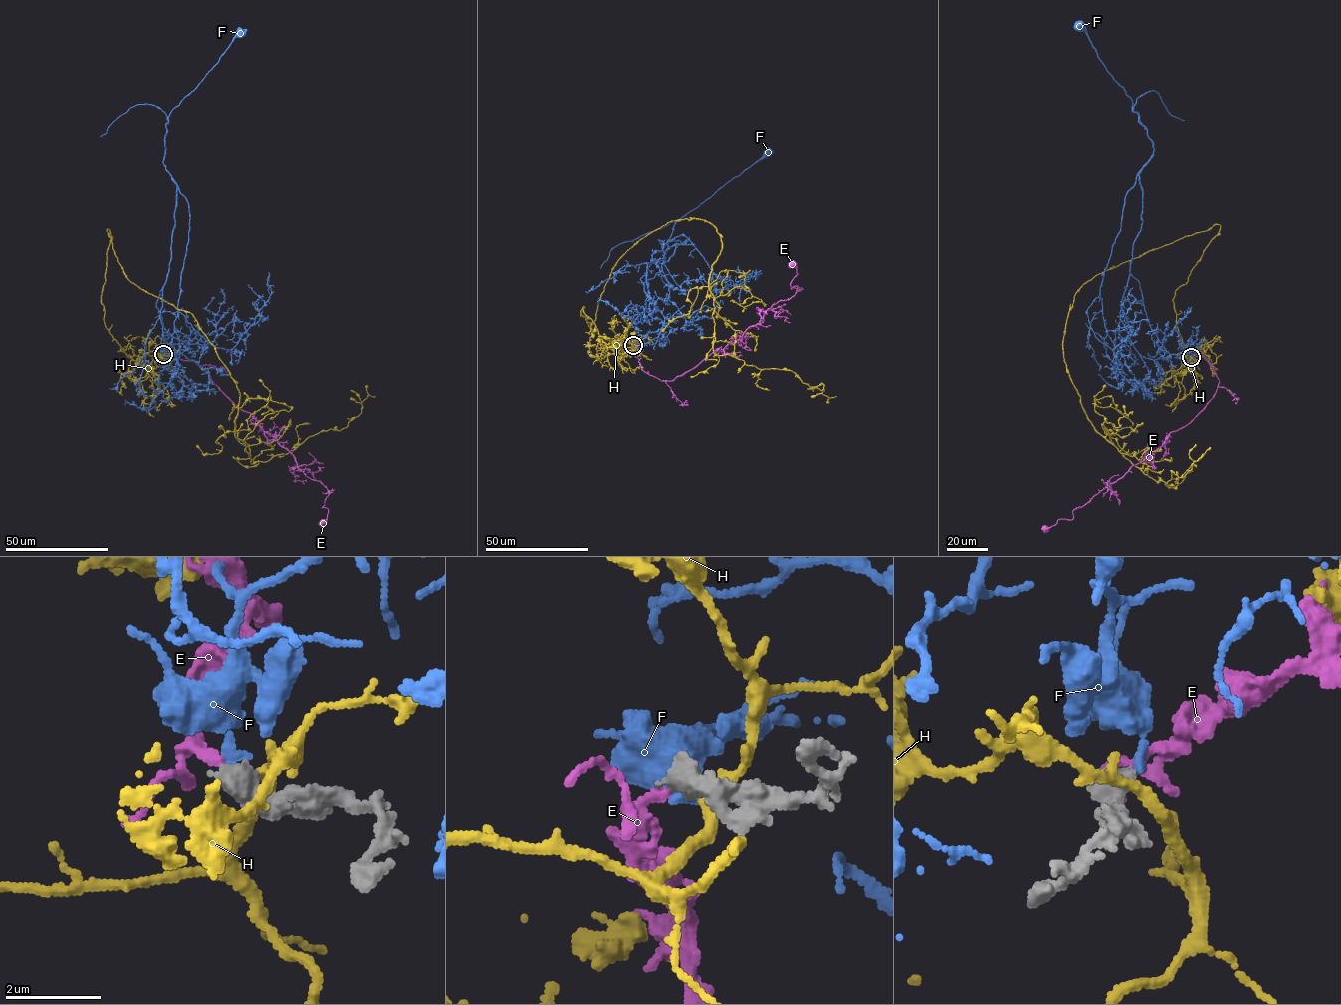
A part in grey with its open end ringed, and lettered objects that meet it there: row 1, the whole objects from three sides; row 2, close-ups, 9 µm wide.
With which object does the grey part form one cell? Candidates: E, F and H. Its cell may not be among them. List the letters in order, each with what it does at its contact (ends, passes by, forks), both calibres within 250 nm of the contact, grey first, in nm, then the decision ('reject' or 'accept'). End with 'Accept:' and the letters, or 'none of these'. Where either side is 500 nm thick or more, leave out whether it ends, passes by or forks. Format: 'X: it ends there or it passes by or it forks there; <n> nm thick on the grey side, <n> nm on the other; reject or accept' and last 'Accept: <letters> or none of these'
E: 550 nm thick on the grey side, 150 nm on the other; accept
F: 550 nm thick on the grey side, 190 nm on the other; reject
H: 650 nm thick on the grey side, 240 nm on the other; reject
Accept: E

